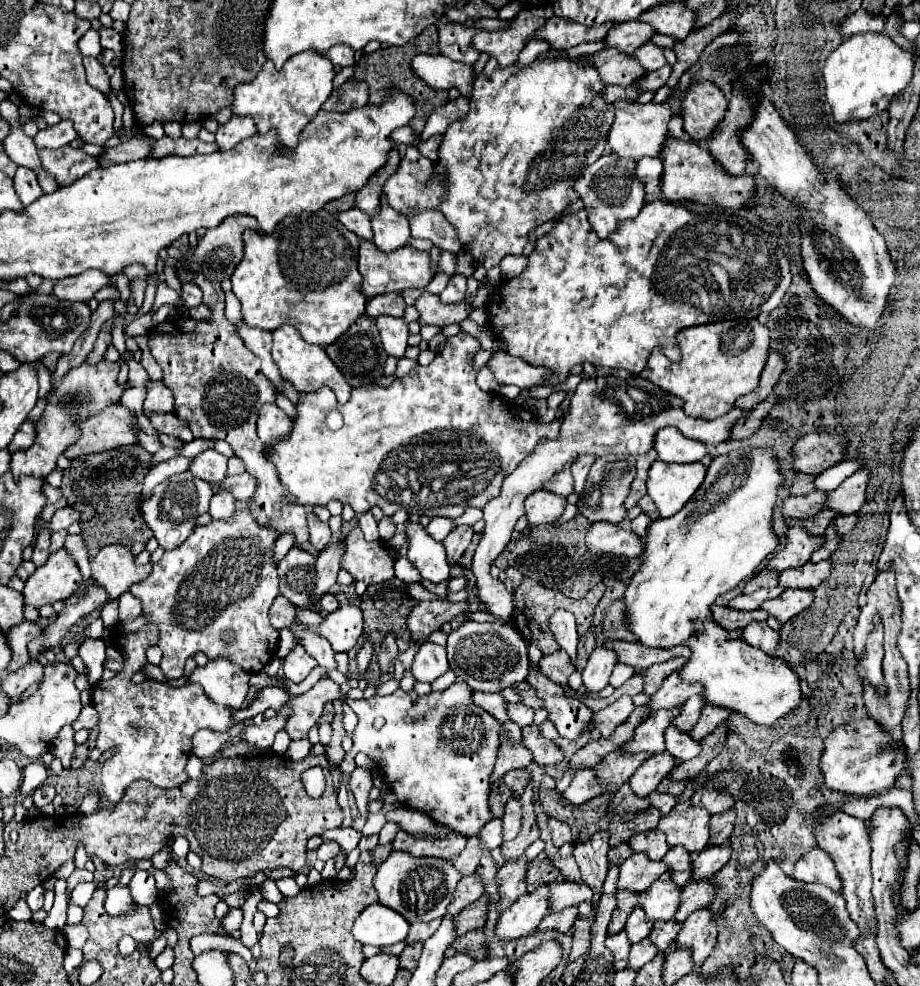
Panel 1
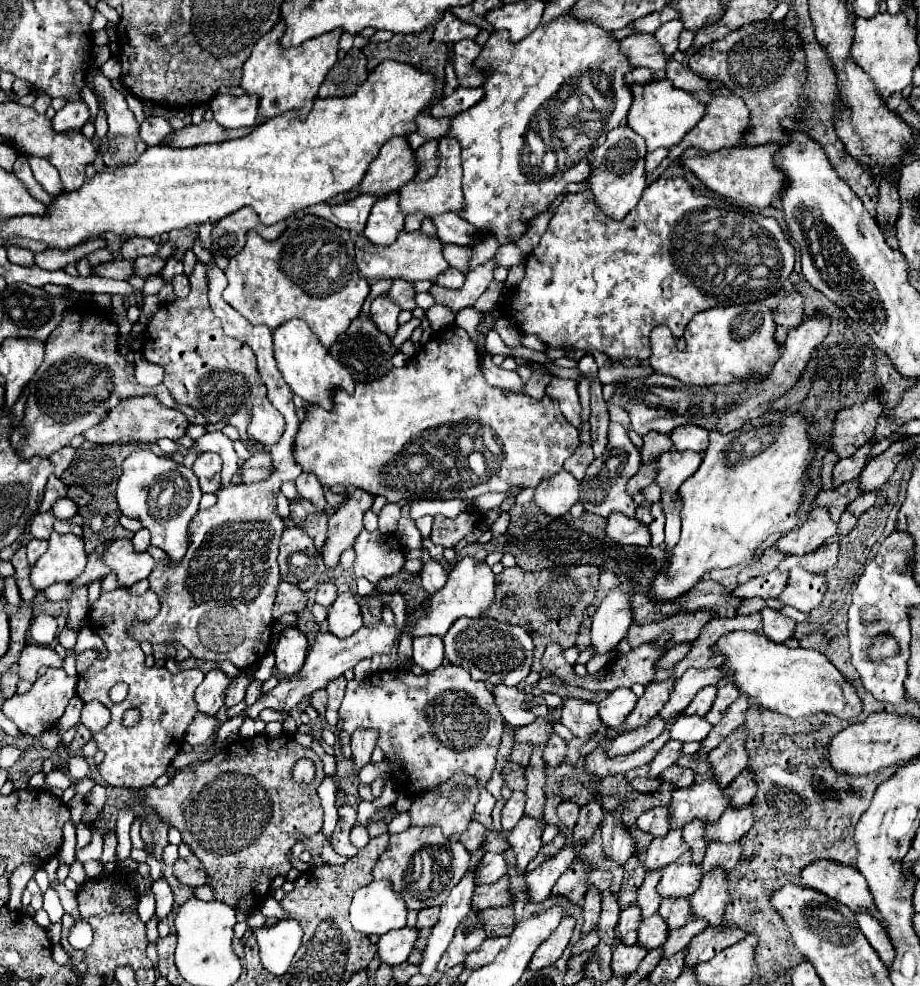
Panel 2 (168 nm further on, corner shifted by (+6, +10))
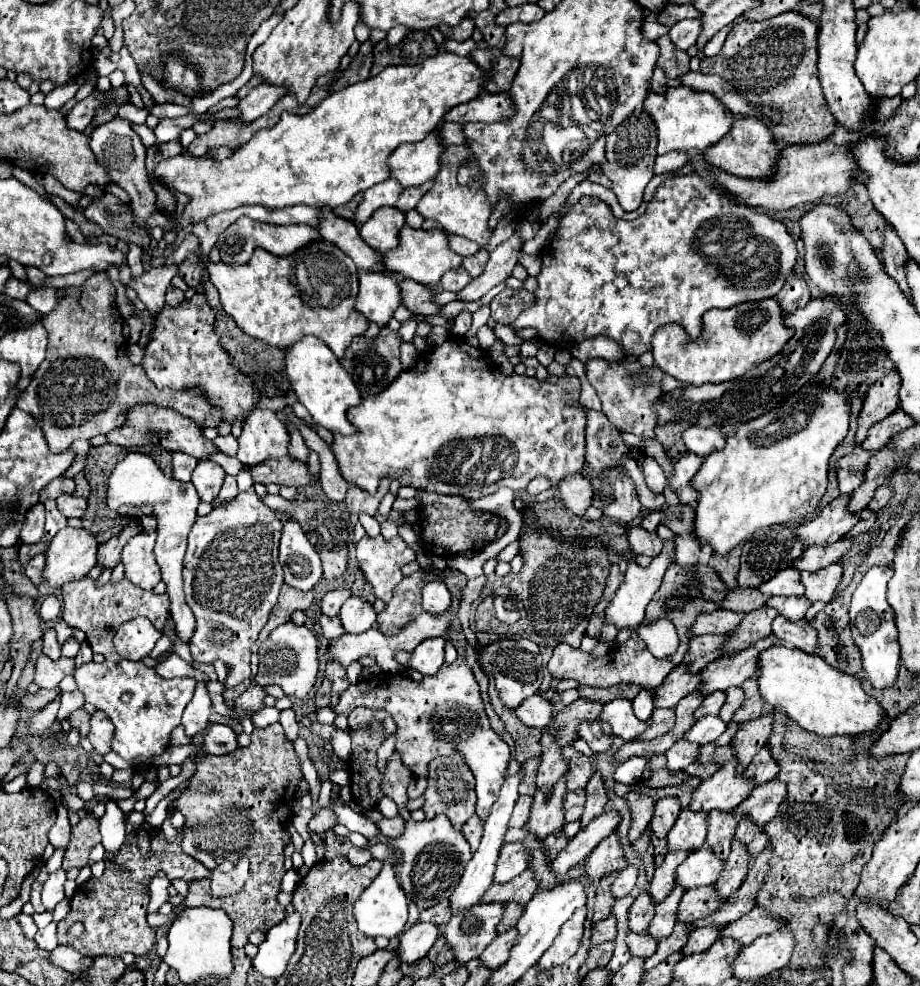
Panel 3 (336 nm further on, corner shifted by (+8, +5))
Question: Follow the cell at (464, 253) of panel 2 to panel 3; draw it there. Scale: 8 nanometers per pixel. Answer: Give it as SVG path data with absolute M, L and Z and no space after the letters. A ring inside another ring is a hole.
M478 251L474 257L466 257L464 259L464 269L472 275L472 277L480 277L484 273L484 267L486 267L486 261L488 261L488 253L486 251Z

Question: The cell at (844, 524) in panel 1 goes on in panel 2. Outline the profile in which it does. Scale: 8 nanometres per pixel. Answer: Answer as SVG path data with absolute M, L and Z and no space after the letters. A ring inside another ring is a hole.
M876 492L860 494L856 500L852 500L852 504L848 504L846 510L848 510L852 516L860 516L862 512L866 512L866 510L874 504L874 500L876 500Z

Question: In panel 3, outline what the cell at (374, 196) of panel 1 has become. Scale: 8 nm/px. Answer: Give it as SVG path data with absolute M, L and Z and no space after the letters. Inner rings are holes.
M436 129L418 143L400 145L390 155L392 177L398 179L404 187L422 185L434 179L440 171L440 155L444 153L444 149L446 147L440 143Z

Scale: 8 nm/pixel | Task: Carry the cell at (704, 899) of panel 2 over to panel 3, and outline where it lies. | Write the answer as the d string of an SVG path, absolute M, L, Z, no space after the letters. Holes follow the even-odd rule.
M734 839L730 857L726 859L726 867L722 871L722 877L716 881L716 889L718 889L718 893L722 893L722 897L732 897L732 893L740 889L742 881L748 875L750 859L752 857L746 851L746 845L742 841Z

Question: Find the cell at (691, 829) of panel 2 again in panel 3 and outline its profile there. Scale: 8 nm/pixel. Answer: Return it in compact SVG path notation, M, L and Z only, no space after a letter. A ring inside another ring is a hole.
M732 811L732 813L710 813L708 819L708 837L706 843L710 845L710 849L714 849L716 857L726 859L730 853L730 843L734 839L738 821L742 819L742 813Z

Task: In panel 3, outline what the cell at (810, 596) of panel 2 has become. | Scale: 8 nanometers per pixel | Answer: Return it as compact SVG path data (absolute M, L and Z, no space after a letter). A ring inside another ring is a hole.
M834 563L828 569L818 573L802 571L802 583L806 587L806 597L810 601L824 601L828 603L834 597L834 591L842 579L842 565Z

